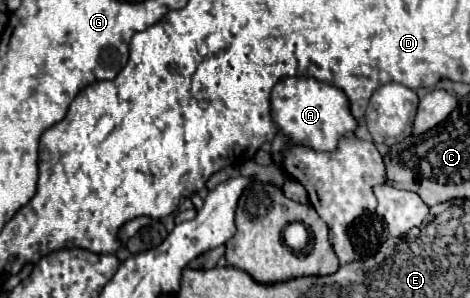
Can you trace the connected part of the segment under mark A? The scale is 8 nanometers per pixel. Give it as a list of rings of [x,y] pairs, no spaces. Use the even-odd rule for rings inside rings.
[[[294,76],[282,78],[272,90],[272,120],[278,130],[288,134],[292,142],[302,142],[314,150],[334,150],[338,138],[344,132],[352,132],[358,124],[356,118],[350,116],[348,98],[342,90],[322,84],[310,76]]]

